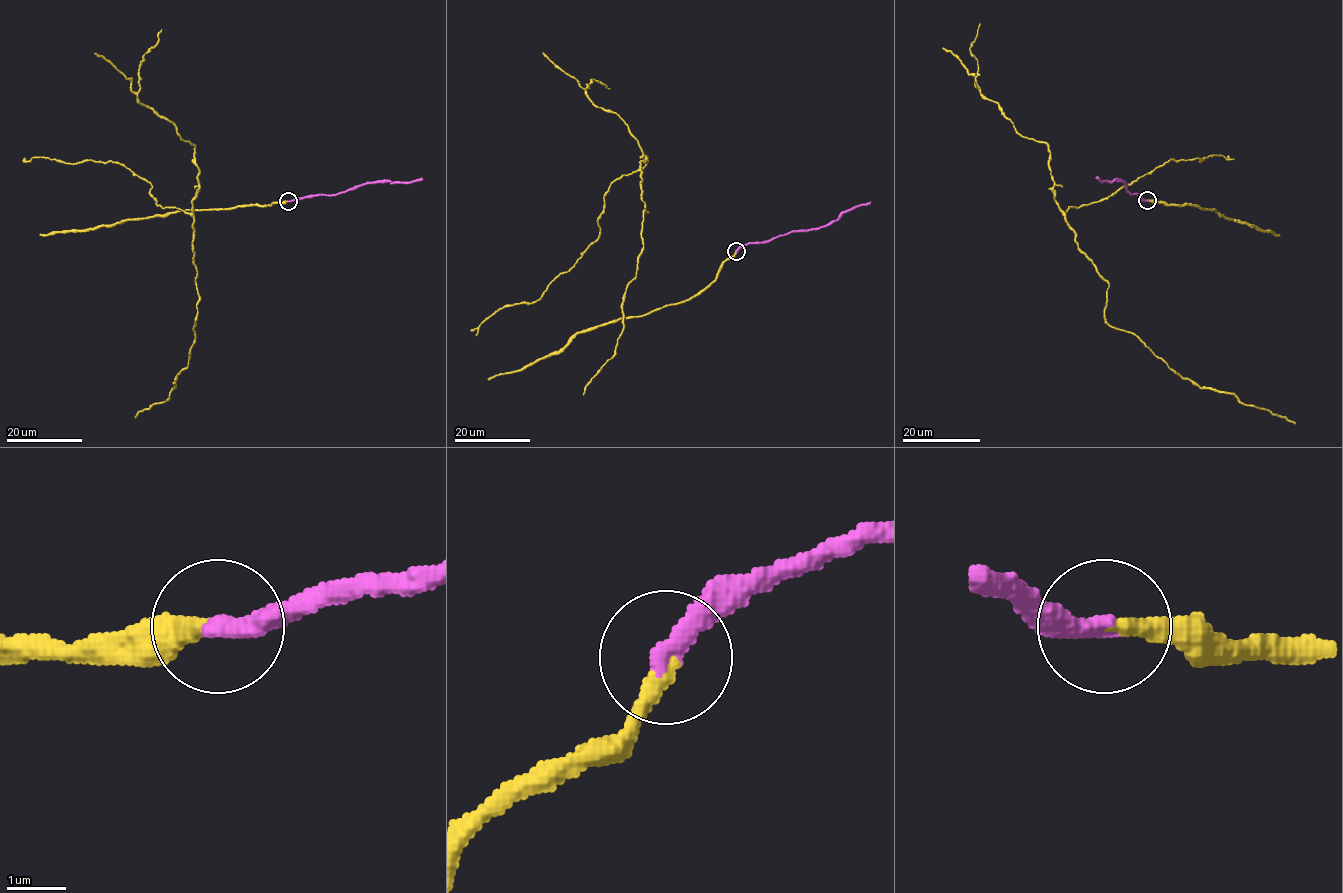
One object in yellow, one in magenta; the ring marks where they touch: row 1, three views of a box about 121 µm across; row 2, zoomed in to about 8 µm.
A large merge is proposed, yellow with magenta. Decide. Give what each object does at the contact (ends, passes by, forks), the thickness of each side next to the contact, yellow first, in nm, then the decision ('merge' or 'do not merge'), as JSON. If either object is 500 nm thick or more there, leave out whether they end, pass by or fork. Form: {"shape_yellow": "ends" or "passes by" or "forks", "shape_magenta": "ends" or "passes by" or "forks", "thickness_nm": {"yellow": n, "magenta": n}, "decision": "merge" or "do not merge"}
{"shape_yellow": "ends", "shape_magenta": "ends", "thickness_nm": {"yellow": 280, "magenta": 380}, "decision": "merge"}

